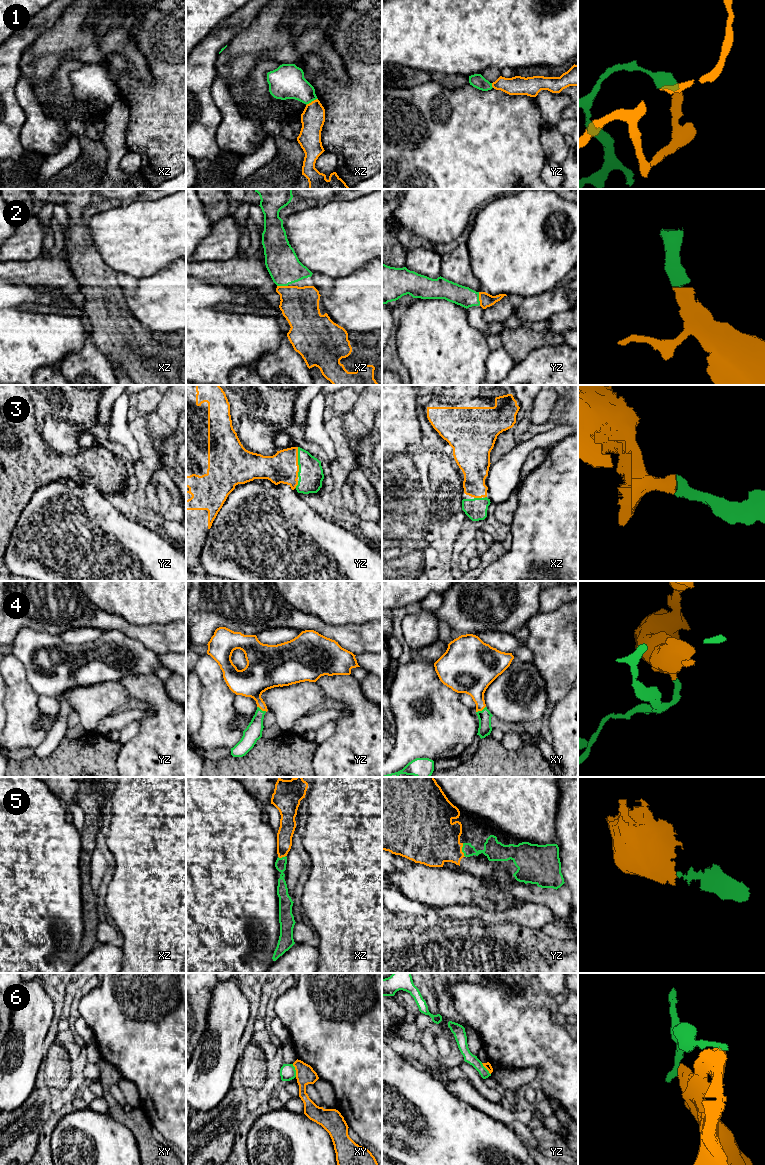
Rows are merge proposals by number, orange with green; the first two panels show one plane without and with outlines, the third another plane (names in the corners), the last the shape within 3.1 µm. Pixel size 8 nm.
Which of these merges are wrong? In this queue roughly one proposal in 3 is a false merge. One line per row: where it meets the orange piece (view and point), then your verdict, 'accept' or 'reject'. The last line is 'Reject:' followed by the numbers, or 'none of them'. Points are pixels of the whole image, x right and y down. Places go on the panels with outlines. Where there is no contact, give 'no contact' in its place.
1: meets orange in xz at (312, 101); reject
2: meets orange in yz at (479, 298); accept
3: meets orange in yz at (297, 462); accept
4: meets orange in xy at (480, 710); accept
5: meets orange in yz at (461, 850); accept
6: meets orange in xy at (295, 1069); reject
Reject: 1, 6

